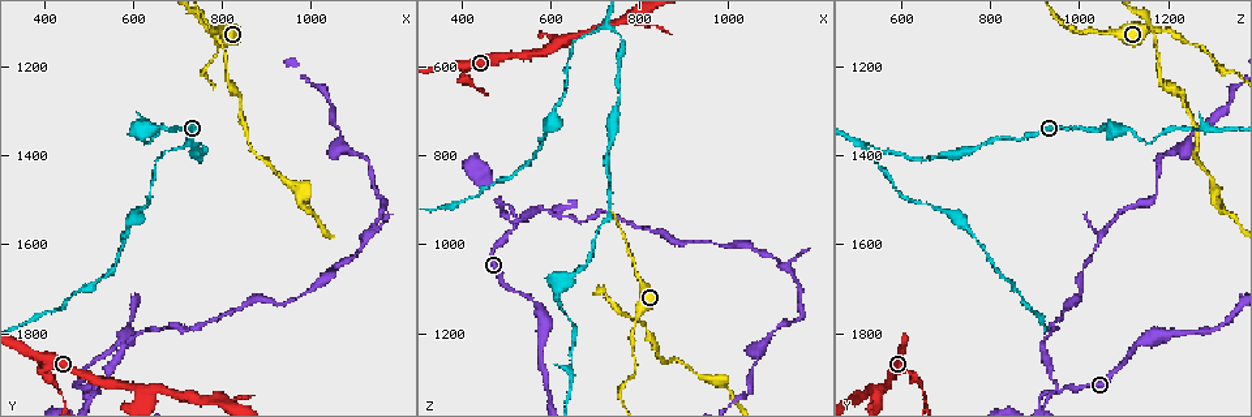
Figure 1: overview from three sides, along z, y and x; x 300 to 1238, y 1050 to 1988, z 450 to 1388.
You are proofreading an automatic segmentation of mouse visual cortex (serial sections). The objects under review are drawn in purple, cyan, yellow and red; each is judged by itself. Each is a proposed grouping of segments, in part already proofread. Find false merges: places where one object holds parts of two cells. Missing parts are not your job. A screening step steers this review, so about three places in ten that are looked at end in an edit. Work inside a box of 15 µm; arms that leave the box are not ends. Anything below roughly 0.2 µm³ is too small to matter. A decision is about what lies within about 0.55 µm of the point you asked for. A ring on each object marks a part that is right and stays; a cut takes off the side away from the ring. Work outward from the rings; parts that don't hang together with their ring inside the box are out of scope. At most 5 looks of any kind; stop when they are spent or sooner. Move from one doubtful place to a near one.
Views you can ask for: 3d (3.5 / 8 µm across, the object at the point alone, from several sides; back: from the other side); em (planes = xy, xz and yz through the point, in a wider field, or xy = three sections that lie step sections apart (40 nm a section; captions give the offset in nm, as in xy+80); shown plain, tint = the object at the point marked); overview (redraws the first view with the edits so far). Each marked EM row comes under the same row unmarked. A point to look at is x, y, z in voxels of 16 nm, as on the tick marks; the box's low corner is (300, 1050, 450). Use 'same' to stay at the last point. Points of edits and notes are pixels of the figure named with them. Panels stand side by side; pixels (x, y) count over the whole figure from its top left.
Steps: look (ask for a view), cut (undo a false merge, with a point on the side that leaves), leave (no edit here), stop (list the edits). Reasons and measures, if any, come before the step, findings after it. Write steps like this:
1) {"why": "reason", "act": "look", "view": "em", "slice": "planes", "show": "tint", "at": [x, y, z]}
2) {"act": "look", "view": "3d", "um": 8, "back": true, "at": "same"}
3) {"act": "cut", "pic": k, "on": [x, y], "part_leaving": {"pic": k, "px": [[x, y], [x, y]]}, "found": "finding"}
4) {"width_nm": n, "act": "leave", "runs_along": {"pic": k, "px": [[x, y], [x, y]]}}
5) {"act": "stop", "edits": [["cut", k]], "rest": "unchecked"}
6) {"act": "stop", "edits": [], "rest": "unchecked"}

{"why": "sudden change in width", "act": "look", "view": "3d", "um": 3.5, "at": [785, 1120, 1165]}

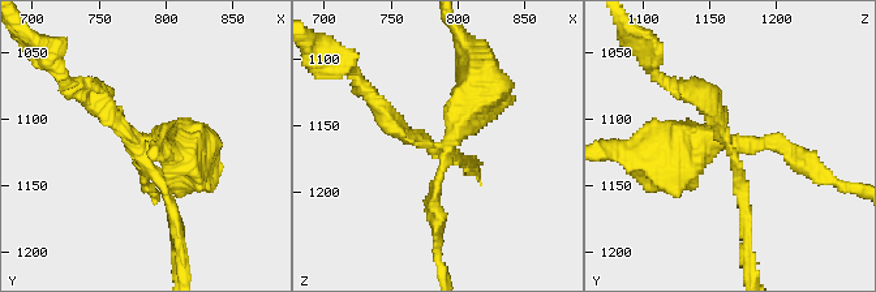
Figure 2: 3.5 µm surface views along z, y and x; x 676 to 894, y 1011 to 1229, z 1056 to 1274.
{"arms": 4, "arm_widths_nm": [150, 200, 250, 500], "act": "look", "view": "em", "slice": "xy", "step": 5, "show": "tint", "at": [780, 1118, 1166]}

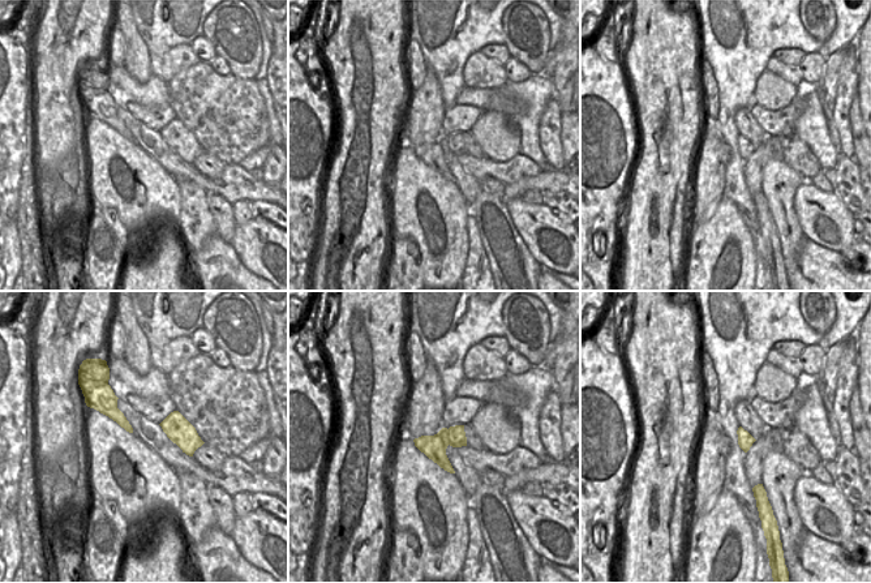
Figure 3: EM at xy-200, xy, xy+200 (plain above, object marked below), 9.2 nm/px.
{"act": "cut", "pic": 2, "on": [741, 194], "border": {"pic": 3, "px": [[447, 429], [449, 444]]}, "found": "two cells meet here"}

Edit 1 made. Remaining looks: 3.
{"why": "redraw", "act": "look", "view": "overview"}

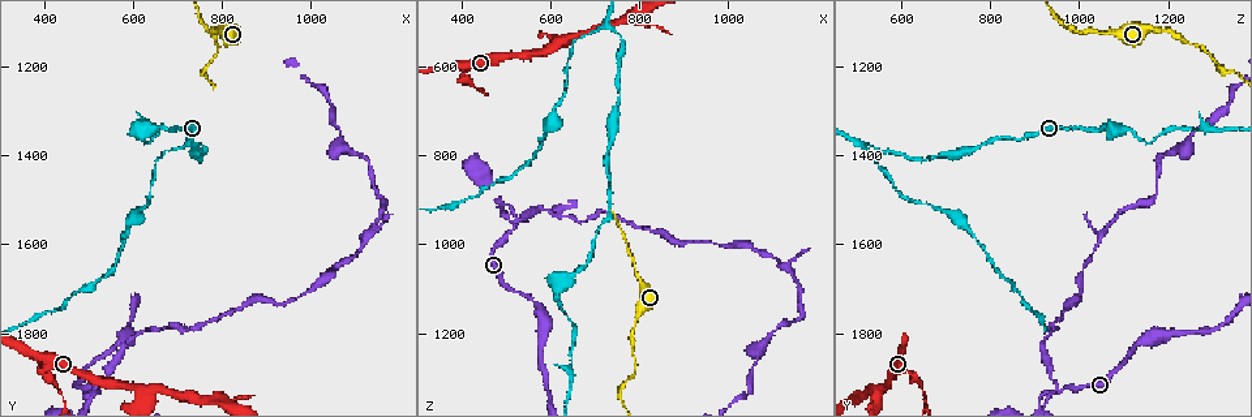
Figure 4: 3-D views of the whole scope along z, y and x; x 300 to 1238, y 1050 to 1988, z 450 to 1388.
{"why": "a fork", "act": "look", "view": "3d", "um": 3.5, "at": [725, 1370, 510]}

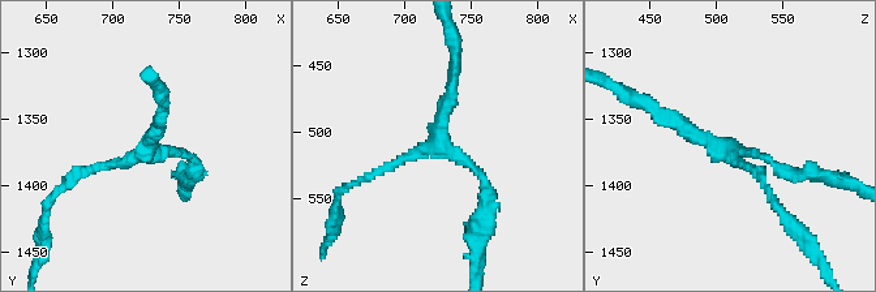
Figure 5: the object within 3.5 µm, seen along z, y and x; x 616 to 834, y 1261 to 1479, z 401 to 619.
{"arms": 3, "arm_widths_nm": [100, 150, 200], "why": "need the tissue", "act": "look", "view": "em", "slice": "xy", "step": 5, "show": "tint", "at": [726, 1376, 512]}

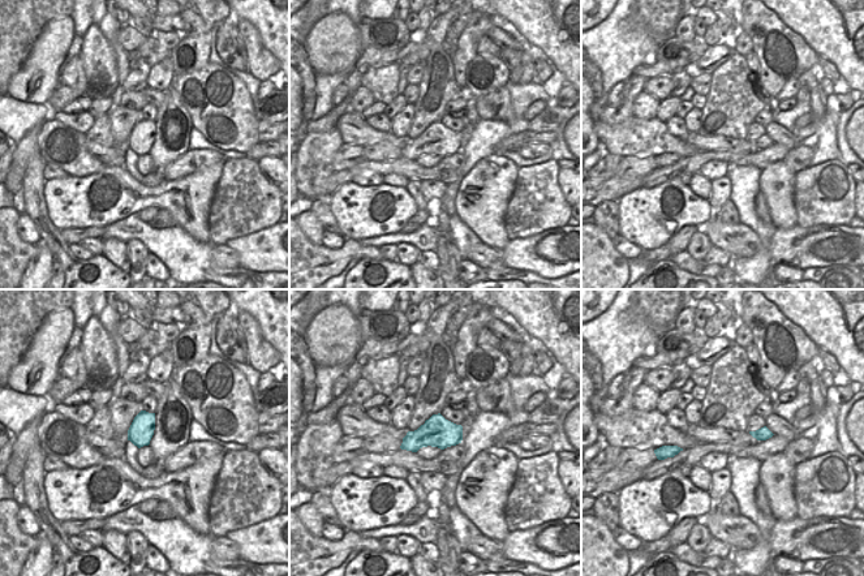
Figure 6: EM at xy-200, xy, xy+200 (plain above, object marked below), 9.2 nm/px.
{"act": "leave", "runs_along": {"pic": 5, "px": [[485, 207], [485, 180], [445, 147], [365, 177]]}, "found": "all the same cell"}

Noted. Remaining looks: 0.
{"act": "stop", "edits": [["cut", 2]], "rest": "unchecked"}

